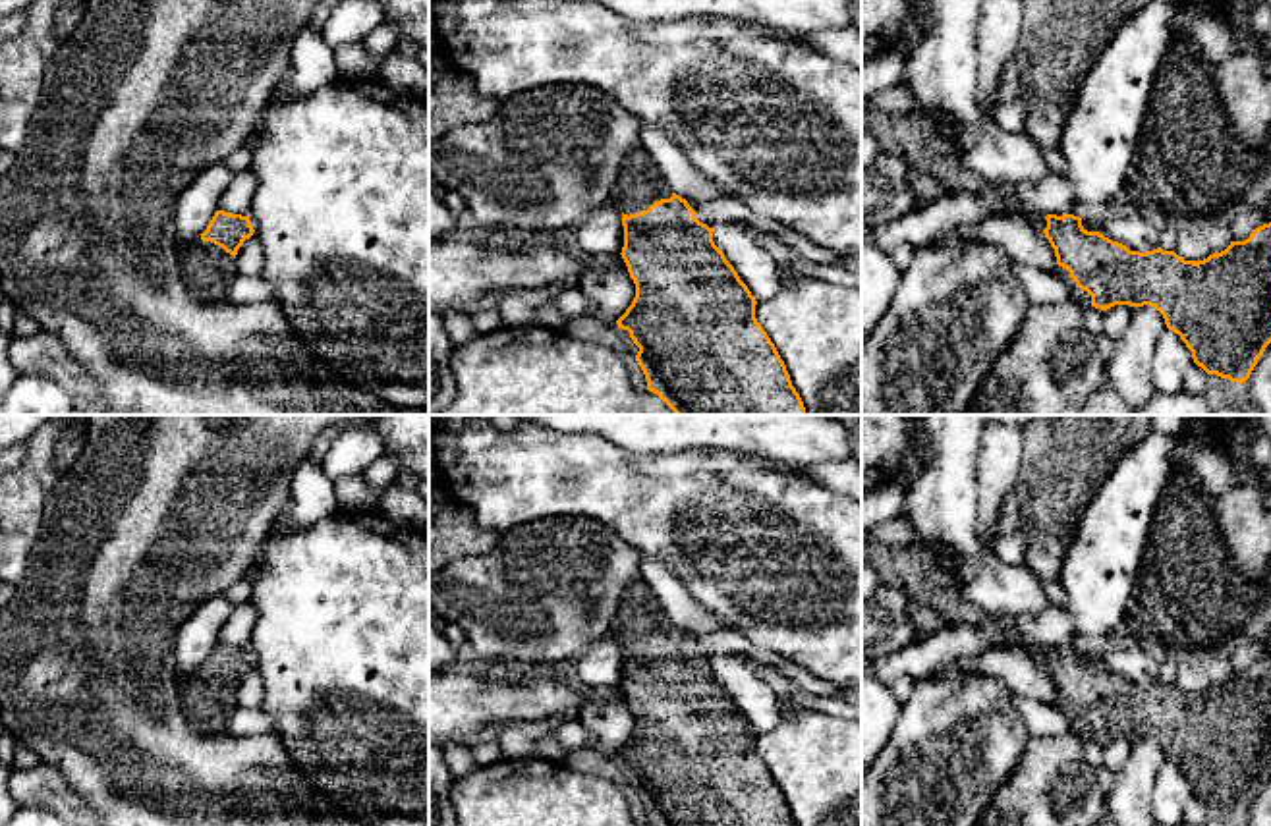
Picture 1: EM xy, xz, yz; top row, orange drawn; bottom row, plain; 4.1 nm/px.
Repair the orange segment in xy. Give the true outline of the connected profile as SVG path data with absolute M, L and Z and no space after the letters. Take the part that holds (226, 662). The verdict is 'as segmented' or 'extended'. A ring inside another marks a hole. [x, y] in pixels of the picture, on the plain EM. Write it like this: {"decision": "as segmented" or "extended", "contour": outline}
{"decision": "extended", "contour": "M216 643L193 675L178 679L180 701L195 731L226 733L228 718L240 706L238 681L253 664L249 648Z"}

